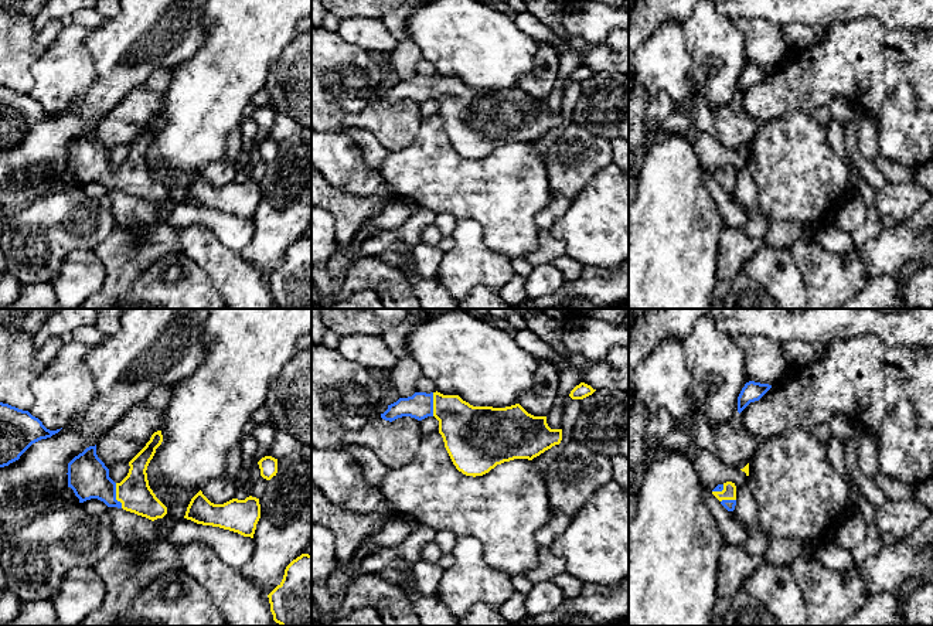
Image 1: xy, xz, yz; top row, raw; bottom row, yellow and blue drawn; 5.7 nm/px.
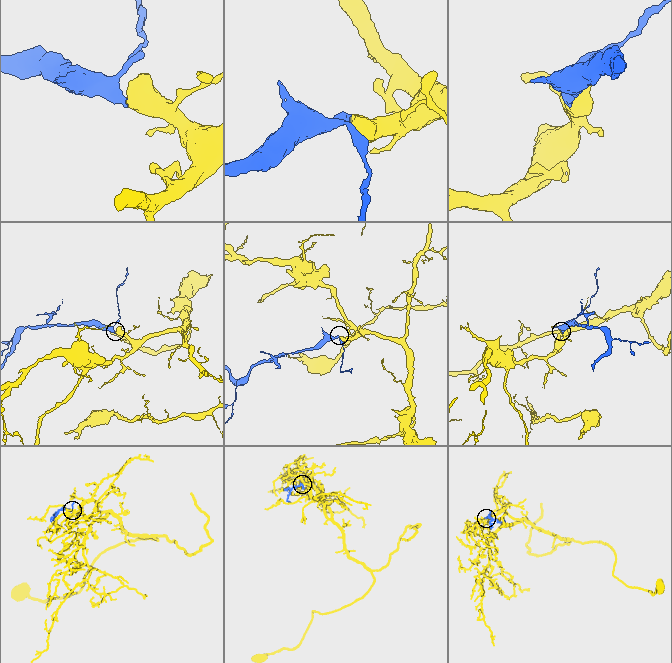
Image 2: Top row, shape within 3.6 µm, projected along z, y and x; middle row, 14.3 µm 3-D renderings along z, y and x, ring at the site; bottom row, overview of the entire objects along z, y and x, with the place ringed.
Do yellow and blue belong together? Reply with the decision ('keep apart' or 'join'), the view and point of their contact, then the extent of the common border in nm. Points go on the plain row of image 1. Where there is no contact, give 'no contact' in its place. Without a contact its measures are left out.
join; contact xy (116, 179); length 150 nm

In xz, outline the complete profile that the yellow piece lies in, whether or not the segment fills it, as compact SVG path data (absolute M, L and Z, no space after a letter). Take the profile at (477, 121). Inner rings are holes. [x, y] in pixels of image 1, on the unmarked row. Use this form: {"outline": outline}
{"outline": "M415 75L399 81L381 96L385 103L435 99L445 130L459 154L483 159L497 147L539 139L562 123L562 112L551 112L546 99L534 99L520 86L473 89L459 78Z"}

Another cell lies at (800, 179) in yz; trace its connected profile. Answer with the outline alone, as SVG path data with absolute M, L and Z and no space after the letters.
M790 110L762 123L749 144L749 170L759 188L759 207L770 221L831 225L838 205L851 191L849 171L827 140L825 129L813 113Z

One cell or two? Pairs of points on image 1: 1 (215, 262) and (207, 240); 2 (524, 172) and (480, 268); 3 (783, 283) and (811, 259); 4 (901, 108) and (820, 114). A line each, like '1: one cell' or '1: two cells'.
1: one cell
2: two cells
3: two cells
4: two cells

